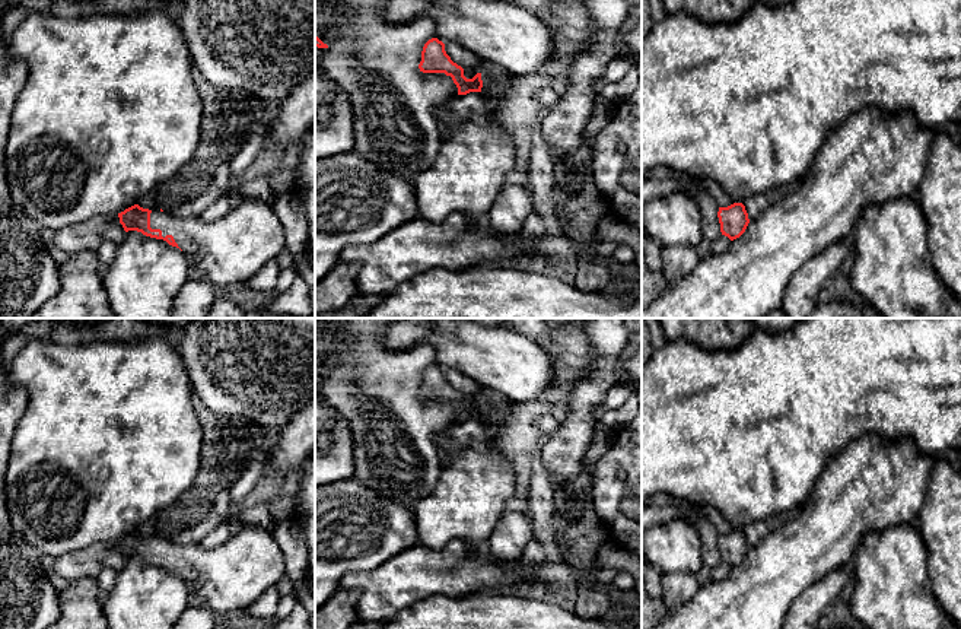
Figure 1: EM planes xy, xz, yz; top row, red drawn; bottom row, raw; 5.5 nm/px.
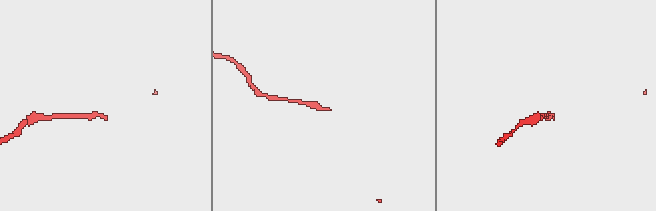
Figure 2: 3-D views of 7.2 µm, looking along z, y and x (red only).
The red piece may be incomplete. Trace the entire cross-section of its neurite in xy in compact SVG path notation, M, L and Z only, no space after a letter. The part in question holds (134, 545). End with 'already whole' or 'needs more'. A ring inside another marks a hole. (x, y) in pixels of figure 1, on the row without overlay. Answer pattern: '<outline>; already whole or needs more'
M251 524L242 525L235 536L213 549L200 544L176 544L159 534L149 537L139 531L118 540L118 544L125 559L137 557L179 575L190 585L192 595L216 613L248 609L284 575L284 557L276 537Z; needs more

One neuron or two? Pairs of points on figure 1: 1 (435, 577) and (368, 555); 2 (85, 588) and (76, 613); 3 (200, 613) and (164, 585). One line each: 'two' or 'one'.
1: two
2: one
3: two

